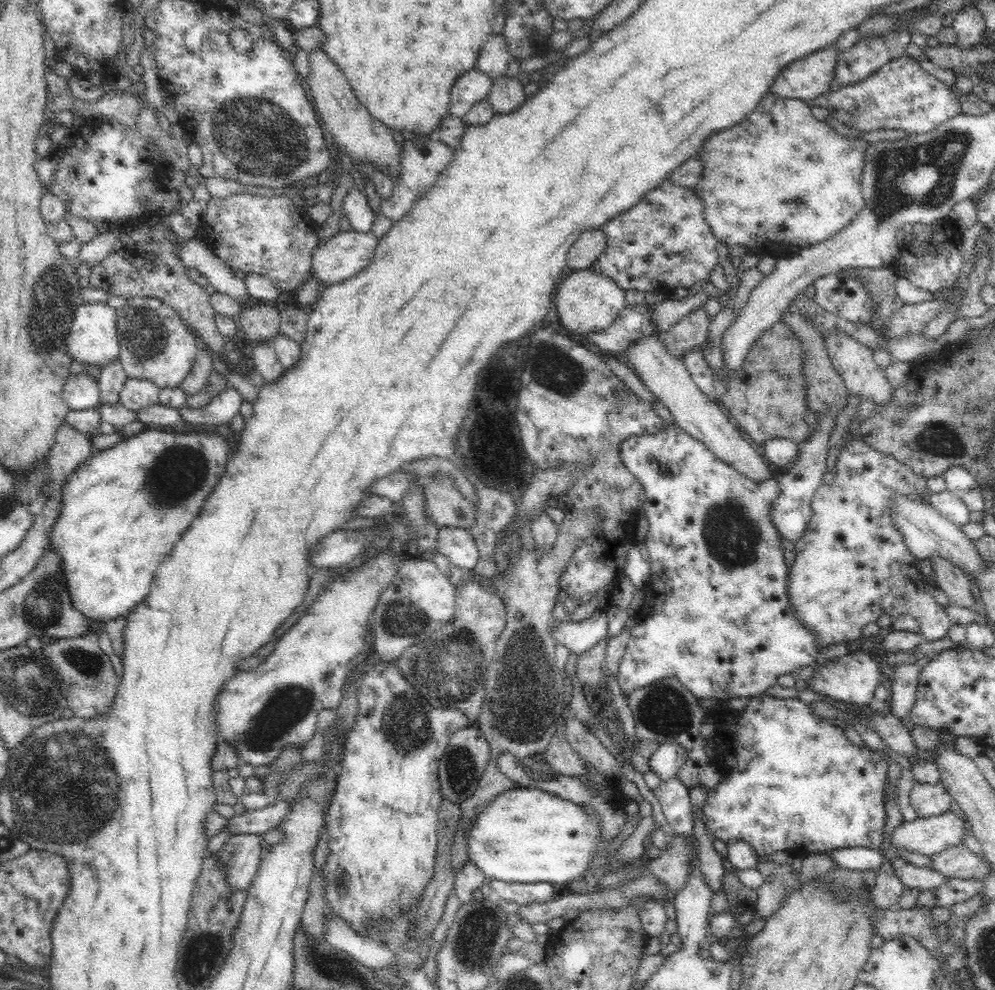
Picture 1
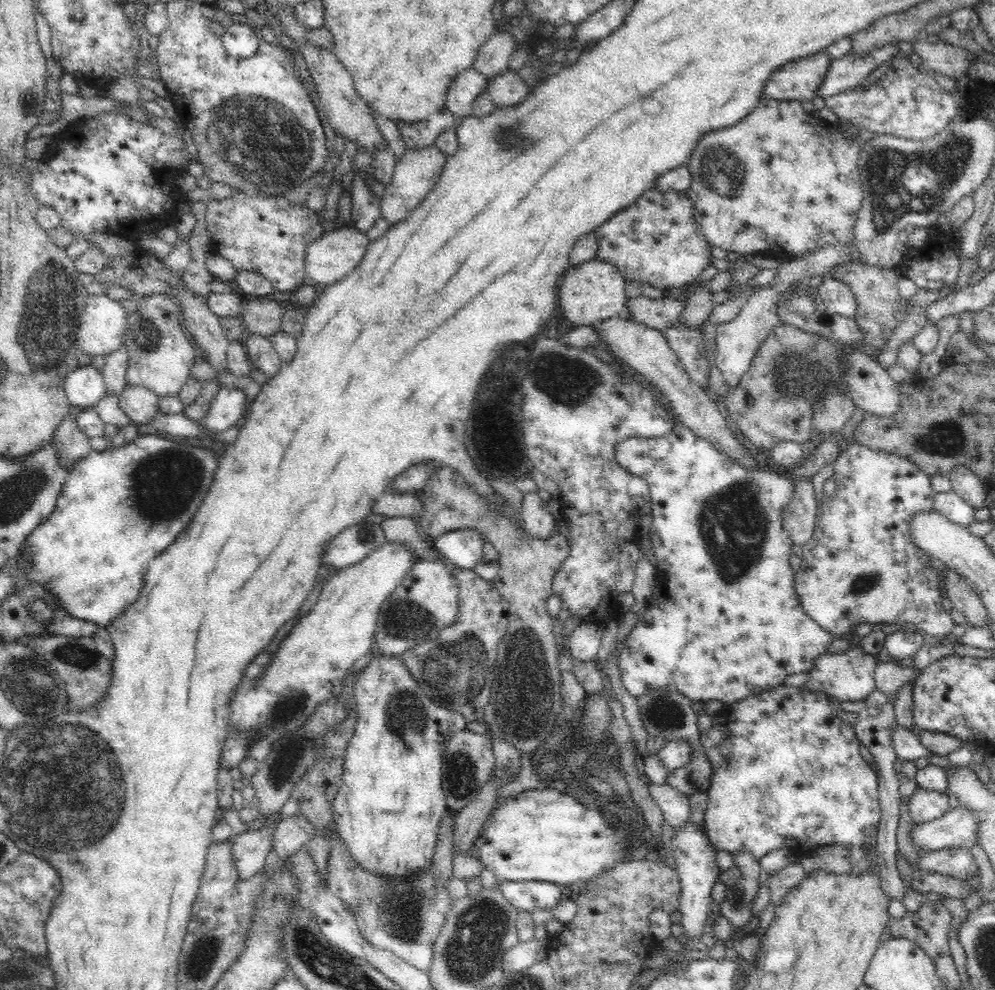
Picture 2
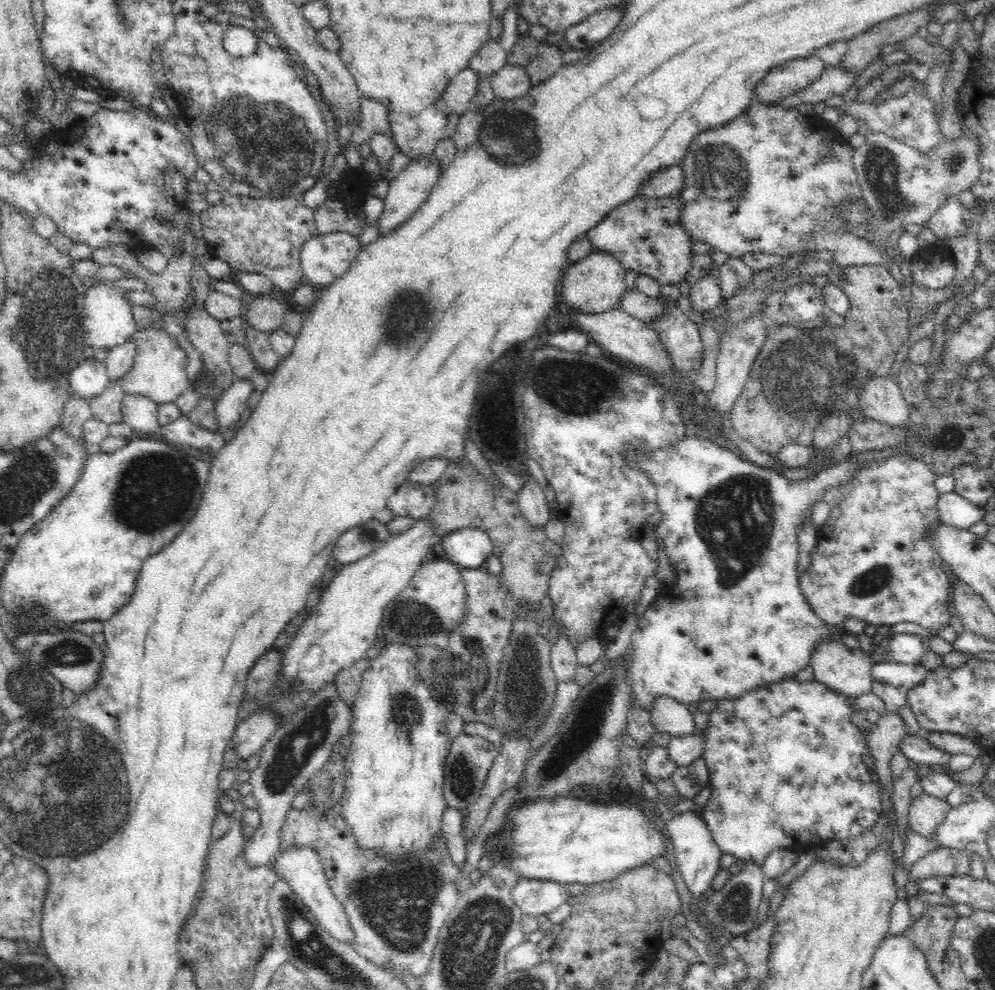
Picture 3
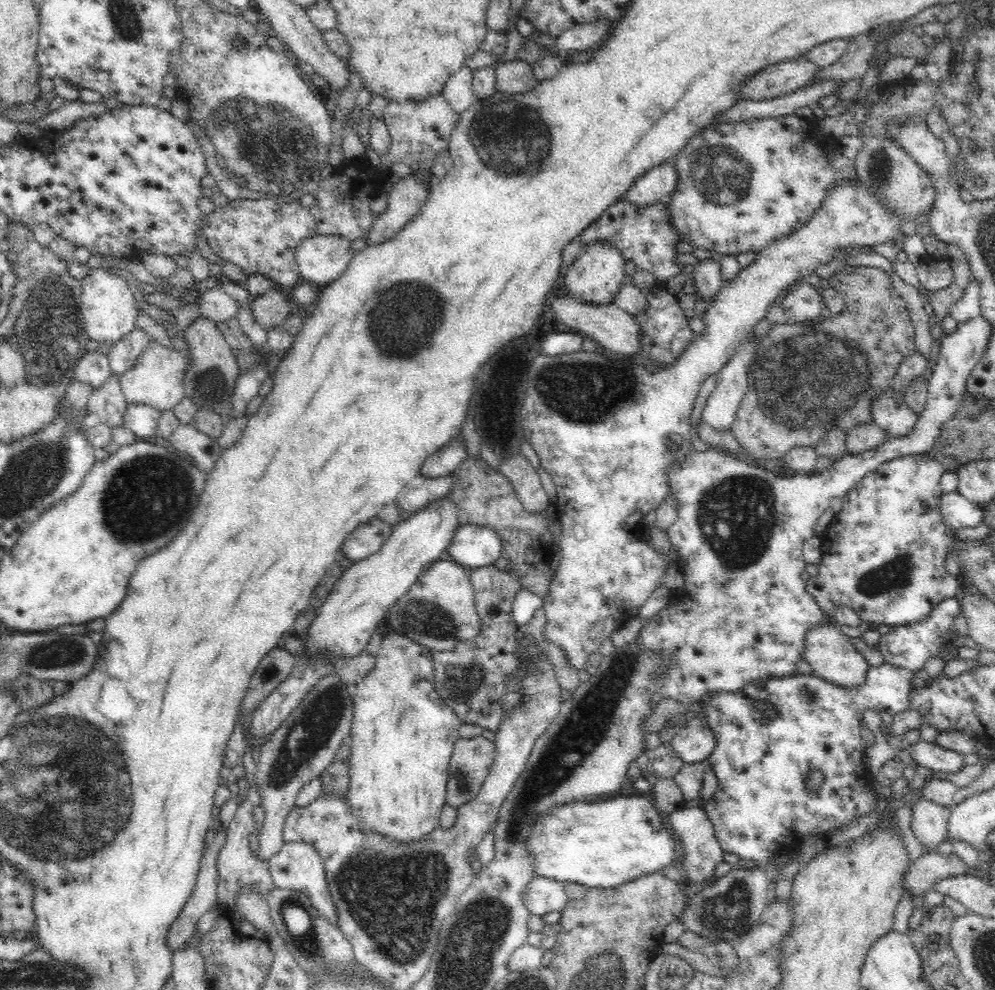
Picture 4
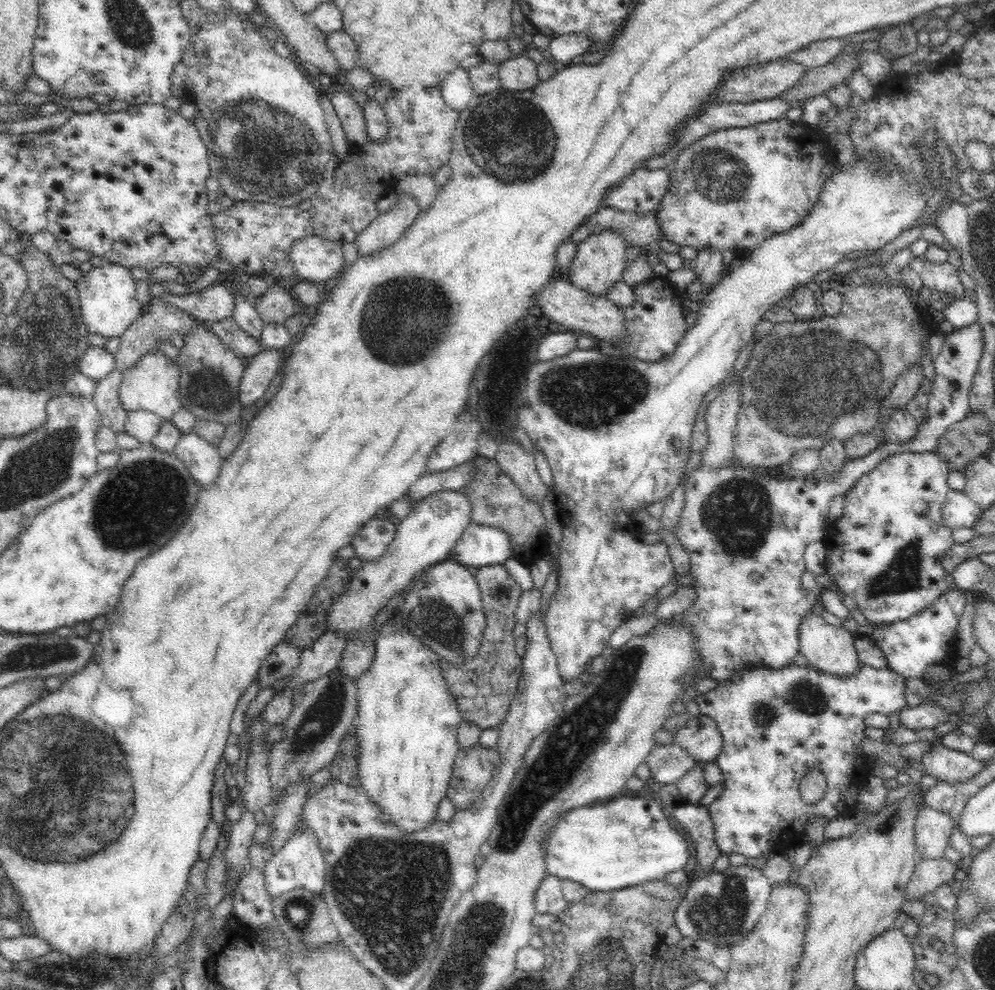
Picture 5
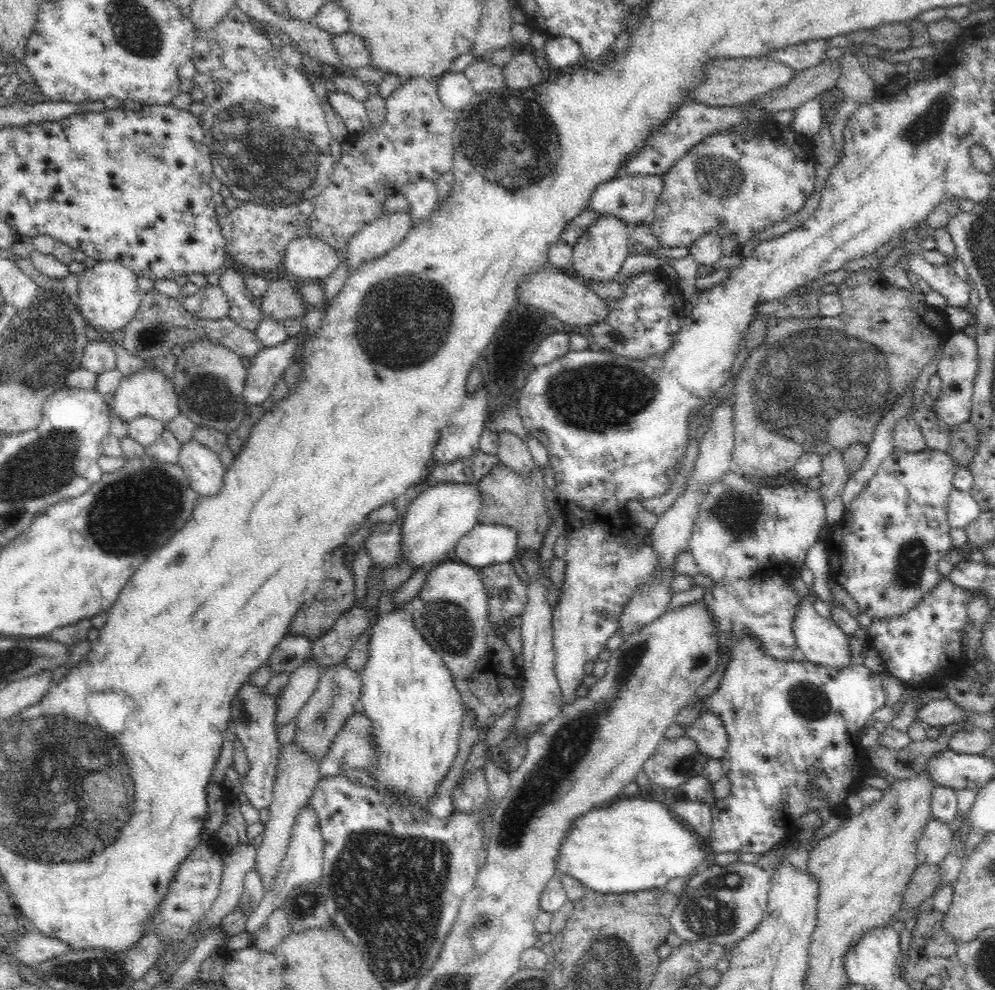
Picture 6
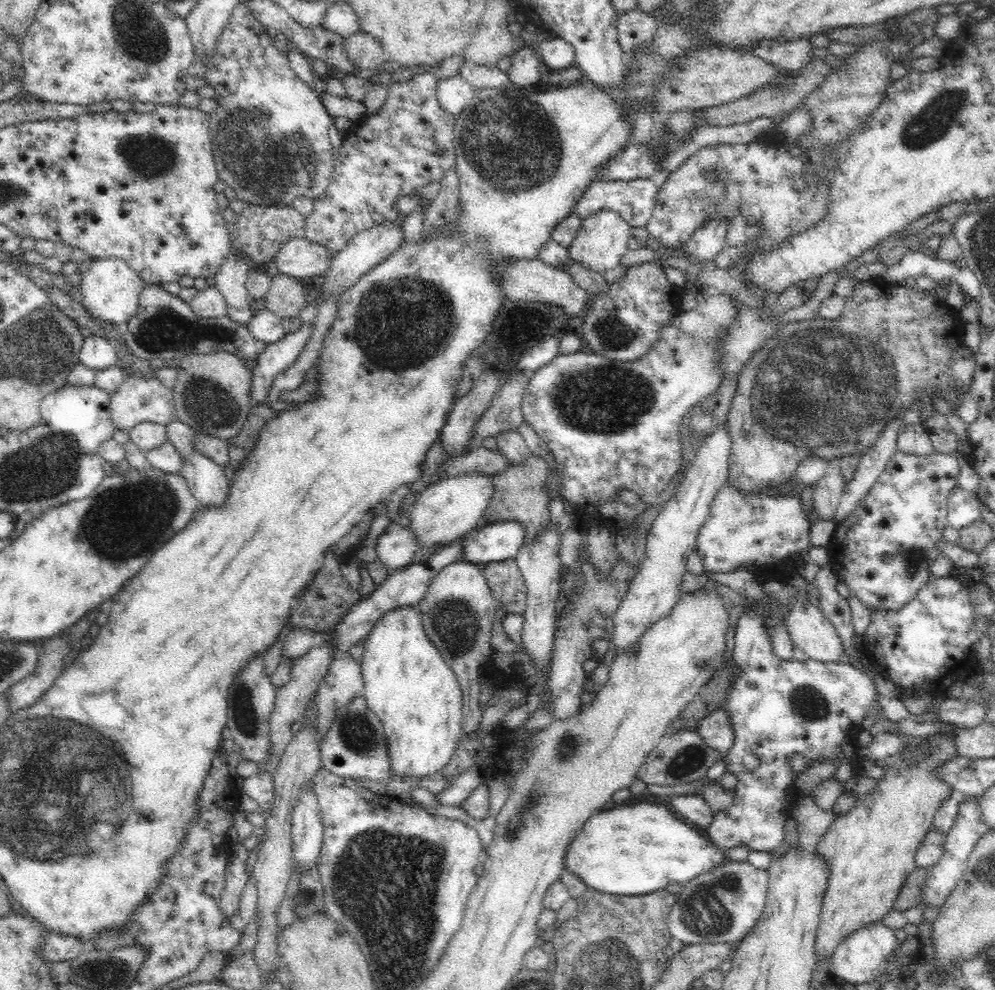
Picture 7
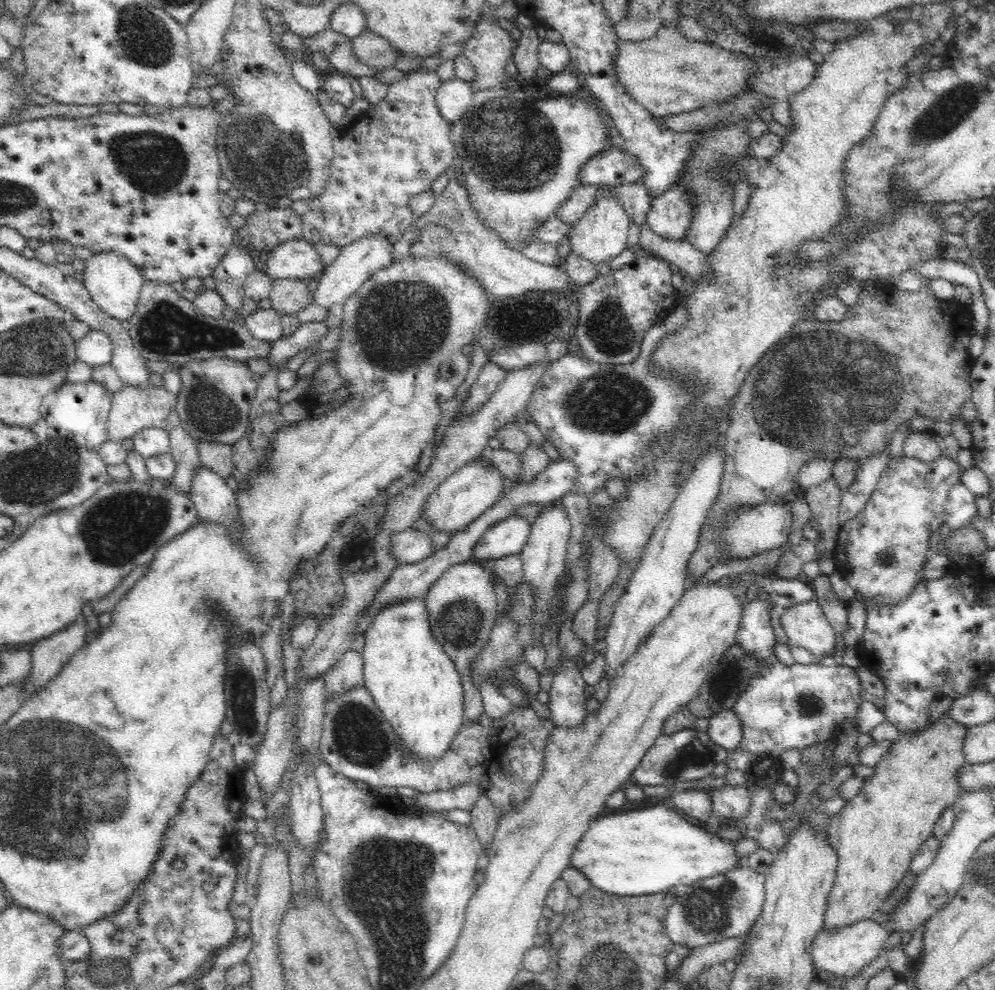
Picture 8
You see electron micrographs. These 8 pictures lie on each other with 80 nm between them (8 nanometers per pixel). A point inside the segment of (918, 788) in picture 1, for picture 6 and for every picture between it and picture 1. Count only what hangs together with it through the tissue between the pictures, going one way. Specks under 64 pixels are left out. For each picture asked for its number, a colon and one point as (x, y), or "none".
2: (925, 805)
3: (926, 812)
4: (929, 822)
5: (932, 829)
6: (934, 843)

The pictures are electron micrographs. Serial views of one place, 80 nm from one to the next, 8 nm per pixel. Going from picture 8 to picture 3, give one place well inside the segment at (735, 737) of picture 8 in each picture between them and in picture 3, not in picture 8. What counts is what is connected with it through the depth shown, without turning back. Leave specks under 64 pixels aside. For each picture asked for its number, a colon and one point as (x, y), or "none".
3: (684, 749)
4: (694, 742)
5: (701, 738)
6: (707, 731)
7: (715, 729)

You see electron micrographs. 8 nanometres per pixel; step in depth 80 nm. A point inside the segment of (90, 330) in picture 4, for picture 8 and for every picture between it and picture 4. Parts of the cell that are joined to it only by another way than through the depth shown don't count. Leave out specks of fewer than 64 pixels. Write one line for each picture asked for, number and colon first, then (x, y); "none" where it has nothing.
5: (107, 294)
6: (109, 295)
7: (110, 289)
8: (115, 284)

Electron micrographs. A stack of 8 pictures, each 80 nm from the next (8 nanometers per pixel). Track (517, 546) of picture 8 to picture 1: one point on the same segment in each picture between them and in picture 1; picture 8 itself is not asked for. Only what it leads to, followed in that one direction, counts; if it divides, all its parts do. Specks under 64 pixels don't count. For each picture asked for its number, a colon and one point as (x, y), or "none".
1: (456, 544)
2: (464, 548)
3: (469, 548)
4: (474, 546)
5: (481, 545)
6: (487, 543)
7: (501, 540)

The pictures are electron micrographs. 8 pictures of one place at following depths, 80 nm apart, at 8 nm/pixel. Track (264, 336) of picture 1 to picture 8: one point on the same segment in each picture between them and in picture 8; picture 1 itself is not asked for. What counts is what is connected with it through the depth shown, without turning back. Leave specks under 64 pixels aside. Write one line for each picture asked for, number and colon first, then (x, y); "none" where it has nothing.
2: (263, 316)
3: (266, 314)
4: (271, 309)
5: (276, 305)
6: (282, 300)
7: (286, 297)
8: (289, 296)

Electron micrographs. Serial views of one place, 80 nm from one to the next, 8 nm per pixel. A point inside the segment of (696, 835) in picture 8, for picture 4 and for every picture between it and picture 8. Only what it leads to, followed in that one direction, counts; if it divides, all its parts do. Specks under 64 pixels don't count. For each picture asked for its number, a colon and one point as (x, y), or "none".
4: (603, 843)
5: (622, 843)
6: (631, 845)
7: (638, 848)

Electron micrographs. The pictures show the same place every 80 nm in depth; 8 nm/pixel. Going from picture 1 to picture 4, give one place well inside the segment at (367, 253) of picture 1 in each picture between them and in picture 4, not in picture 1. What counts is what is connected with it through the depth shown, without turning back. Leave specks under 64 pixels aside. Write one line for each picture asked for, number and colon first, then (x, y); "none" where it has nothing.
2: (327, 259)
3: (325, 257)
4: (321, 259)

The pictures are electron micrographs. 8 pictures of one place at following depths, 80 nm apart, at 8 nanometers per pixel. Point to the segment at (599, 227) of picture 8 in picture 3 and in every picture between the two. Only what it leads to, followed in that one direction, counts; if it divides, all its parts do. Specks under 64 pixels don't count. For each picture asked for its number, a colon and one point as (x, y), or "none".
3: (595, 283)
4: (595, 276)
5: (599, 261)
6: (599, 254)
7: (601, 241)

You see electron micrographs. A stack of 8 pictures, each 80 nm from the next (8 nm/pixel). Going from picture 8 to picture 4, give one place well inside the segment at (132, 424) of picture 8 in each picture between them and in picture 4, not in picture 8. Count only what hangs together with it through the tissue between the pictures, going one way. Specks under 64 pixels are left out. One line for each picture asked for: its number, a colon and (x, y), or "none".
4: (157, 379)
5: (151, 384)
6: (147, 392)
7: (142, 399)

